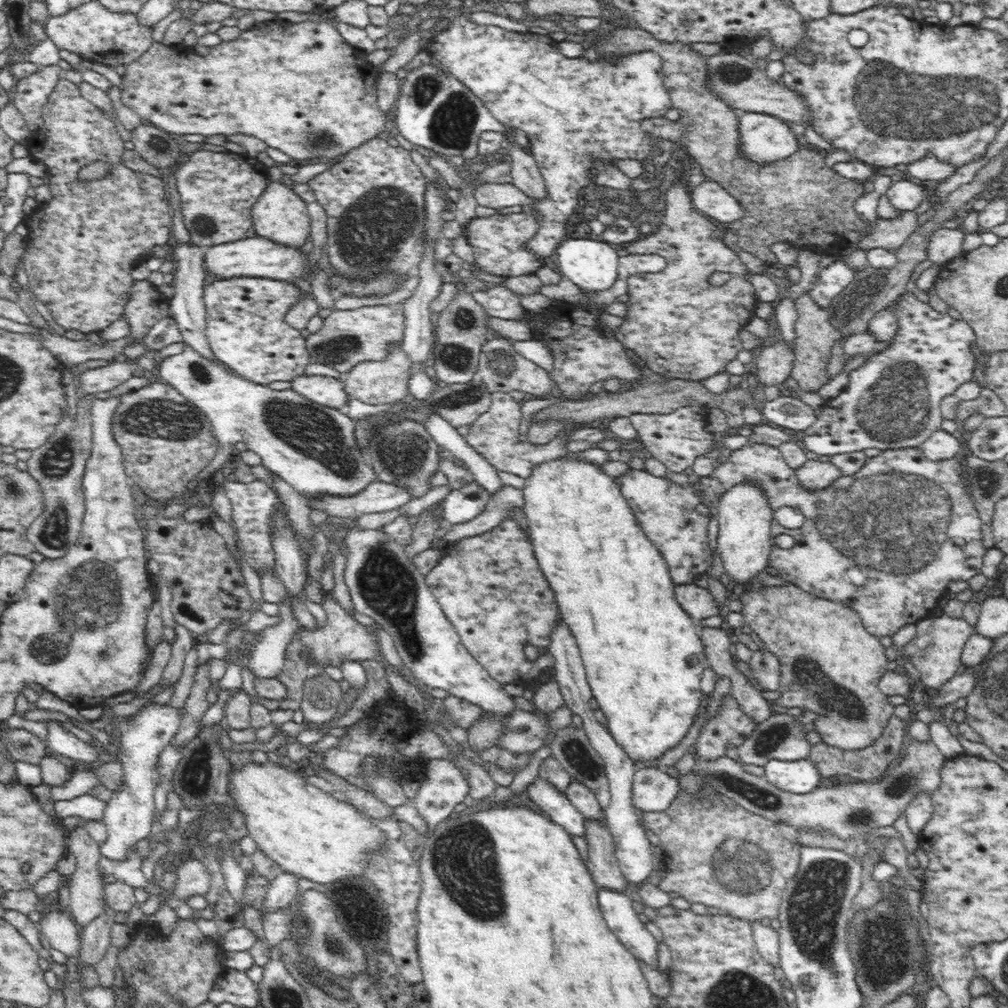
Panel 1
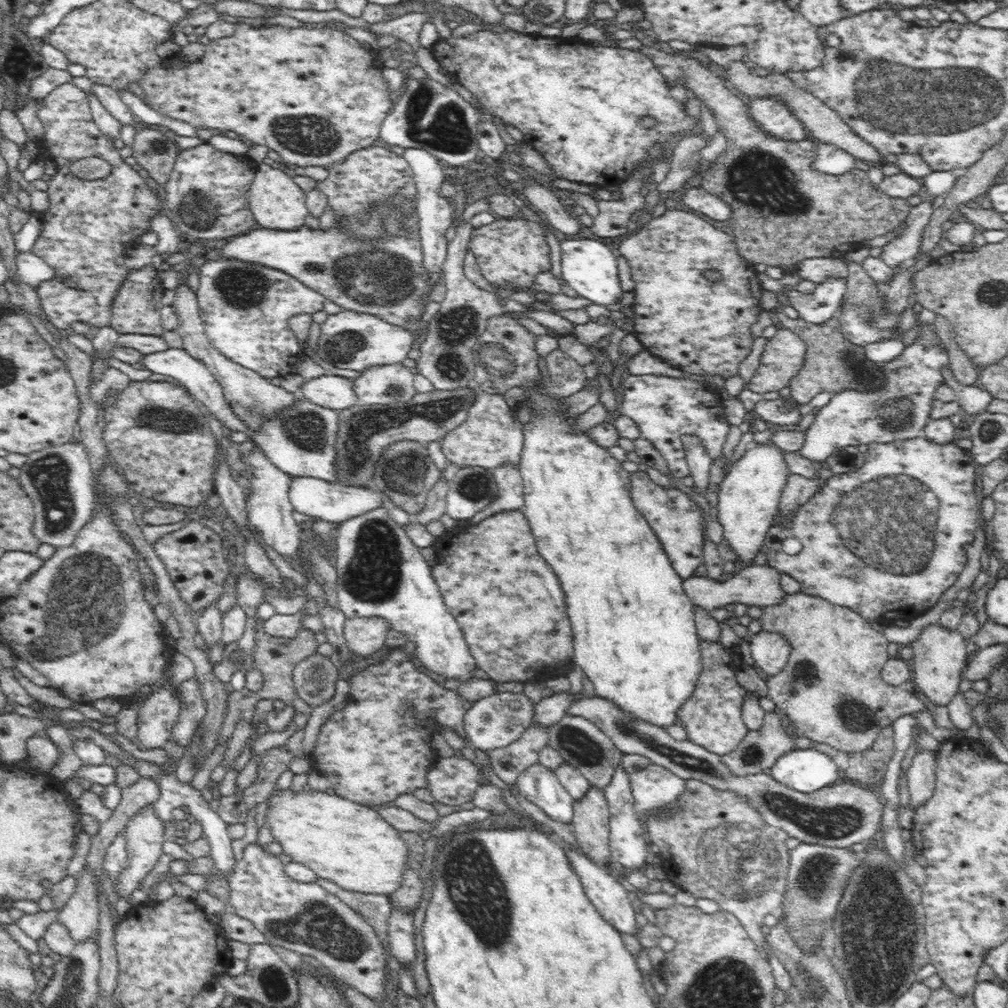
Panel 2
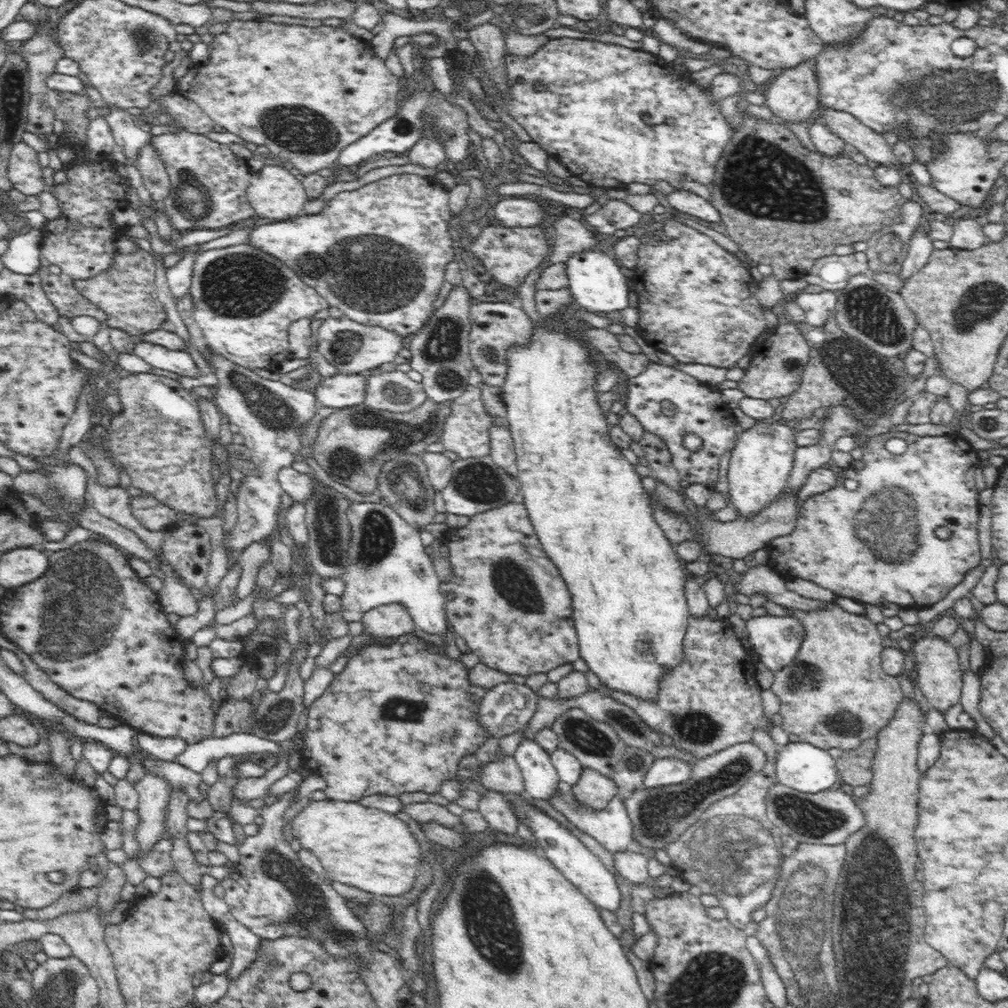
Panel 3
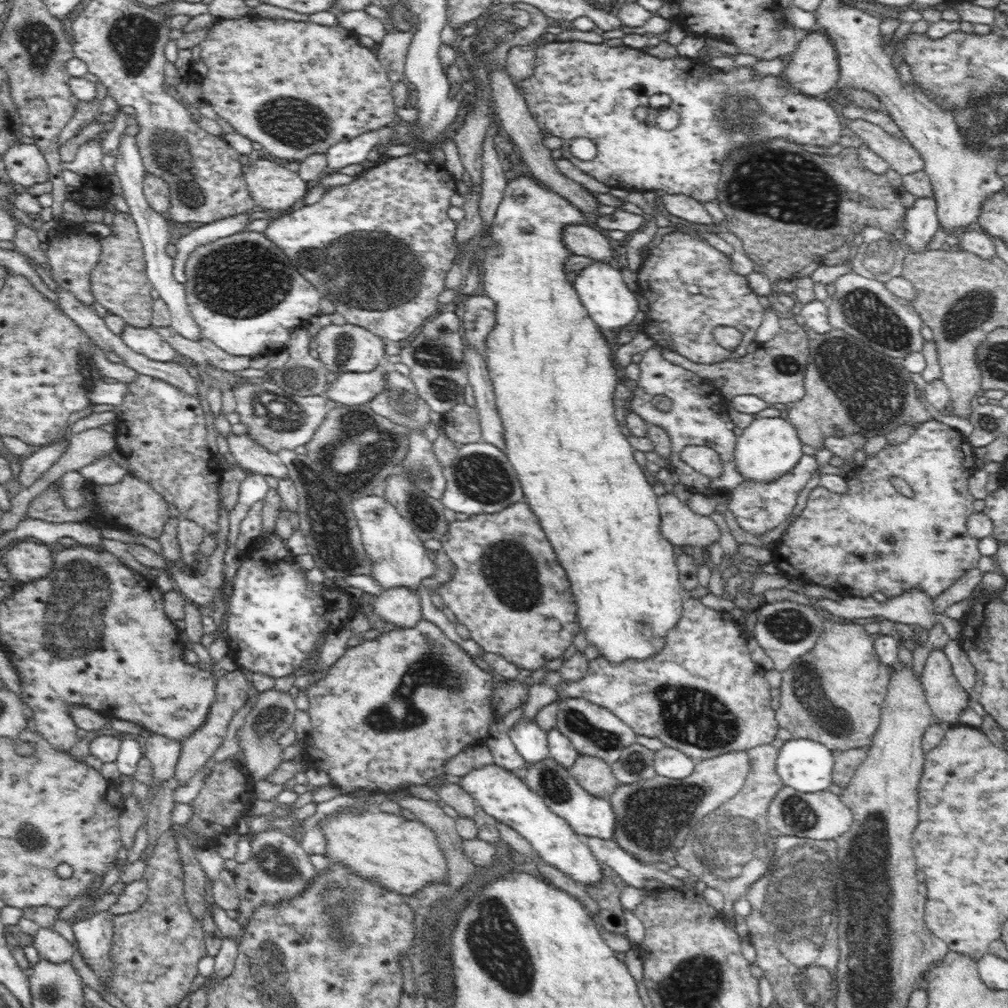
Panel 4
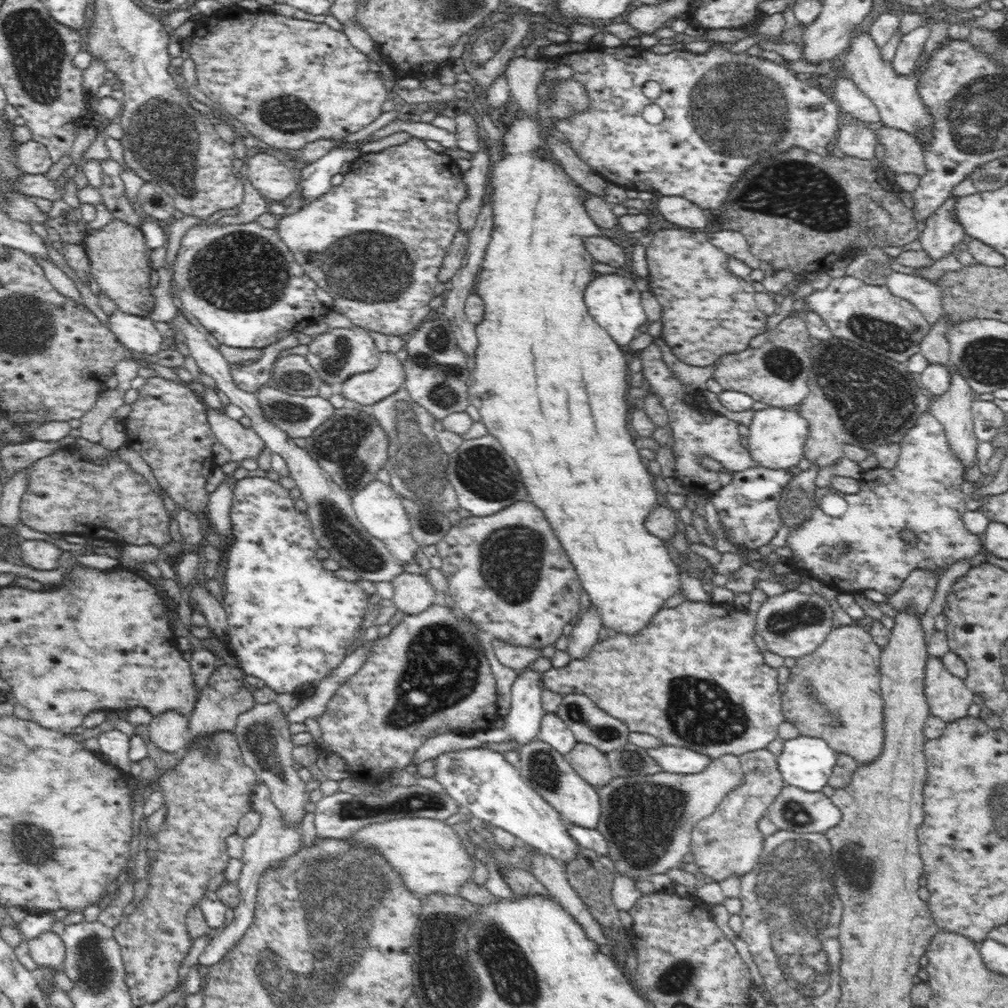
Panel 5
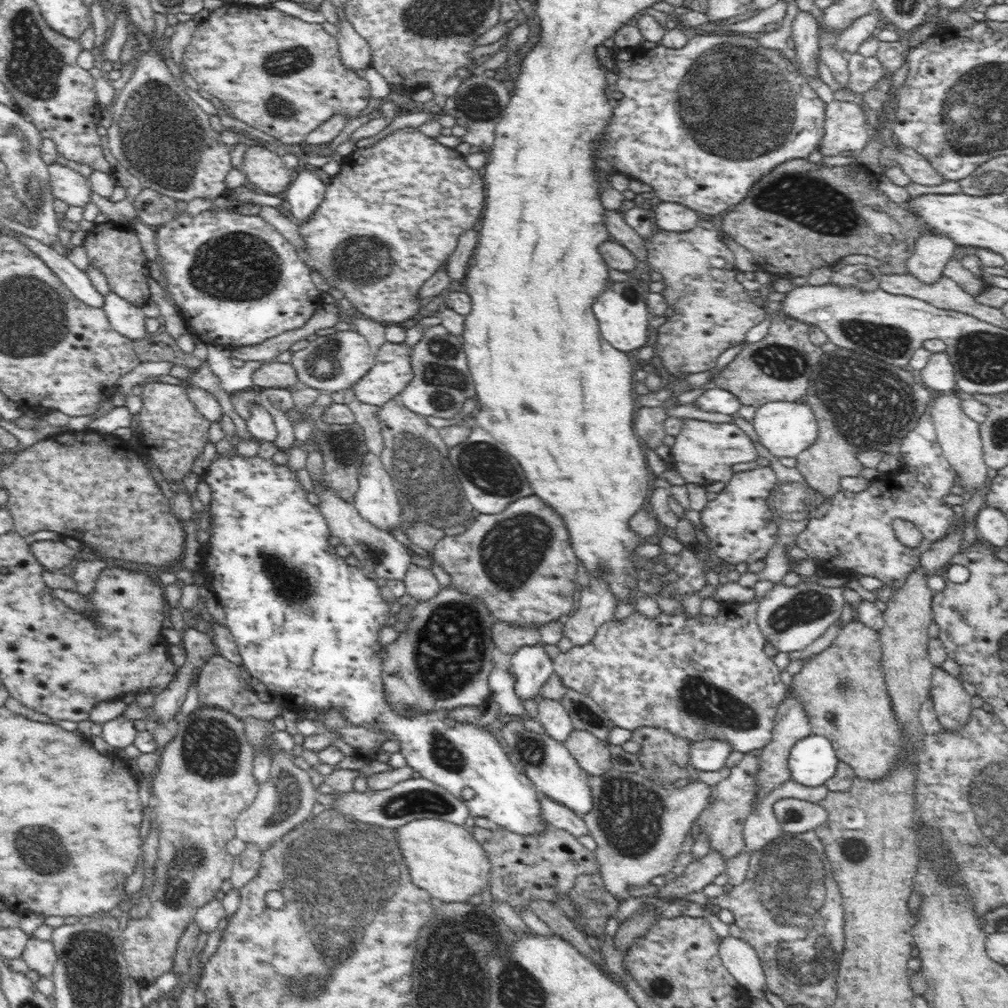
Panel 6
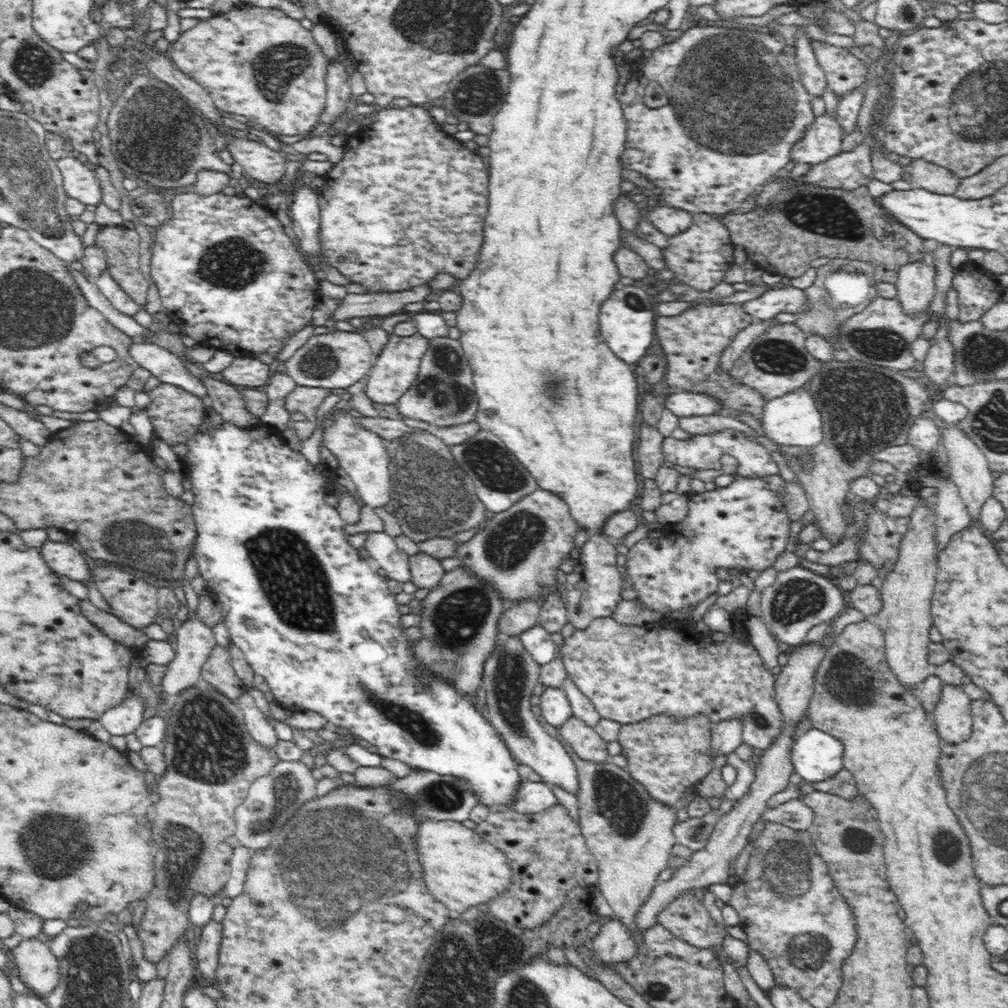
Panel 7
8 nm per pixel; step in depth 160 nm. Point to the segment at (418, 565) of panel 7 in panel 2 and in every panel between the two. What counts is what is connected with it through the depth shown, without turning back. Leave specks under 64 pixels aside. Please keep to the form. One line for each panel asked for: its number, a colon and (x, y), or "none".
2: (365, 636)
3: (389, 620)
4: (400, 606)
5: (413, 593)
6: (420, 583)

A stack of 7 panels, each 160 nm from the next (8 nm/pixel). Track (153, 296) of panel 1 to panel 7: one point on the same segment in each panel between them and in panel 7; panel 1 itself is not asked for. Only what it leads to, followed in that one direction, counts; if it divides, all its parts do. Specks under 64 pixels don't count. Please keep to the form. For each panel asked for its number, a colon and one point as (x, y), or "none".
2: (137, 309)
3: (126, 292)
4: (120, 283)
5: (120, 265)
6: (112, 247)
7: (121, 245)

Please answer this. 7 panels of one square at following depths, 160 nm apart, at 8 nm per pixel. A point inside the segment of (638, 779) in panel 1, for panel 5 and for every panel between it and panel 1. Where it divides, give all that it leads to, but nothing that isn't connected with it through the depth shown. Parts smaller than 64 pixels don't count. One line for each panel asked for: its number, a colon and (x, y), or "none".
2: (654, 787)
3: (664, 771)
4: (669, 762)
5: (673, 759)

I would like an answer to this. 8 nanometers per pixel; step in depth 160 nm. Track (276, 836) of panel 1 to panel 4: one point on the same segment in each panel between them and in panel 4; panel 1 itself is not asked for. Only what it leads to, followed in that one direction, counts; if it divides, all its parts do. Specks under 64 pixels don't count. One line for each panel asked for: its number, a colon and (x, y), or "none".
2: (350, 844)
3: (373, 850)
4: (401, 855)

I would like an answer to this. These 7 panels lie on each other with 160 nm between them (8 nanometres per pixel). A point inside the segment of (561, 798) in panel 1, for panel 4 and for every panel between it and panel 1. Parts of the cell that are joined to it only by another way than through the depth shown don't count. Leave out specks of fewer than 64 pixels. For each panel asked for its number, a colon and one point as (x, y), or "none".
2: (538, 784)
3: (541, 780)
4: (529, 738)

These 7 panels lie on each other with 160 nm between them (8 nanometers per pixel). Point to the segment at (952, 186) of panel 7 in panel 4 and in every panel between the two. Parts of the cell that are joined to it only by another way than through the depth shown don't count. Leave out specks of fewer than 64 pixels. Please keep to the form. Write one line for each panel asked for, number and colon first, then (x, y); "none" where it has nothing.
4: (901, 156)
5: (903, 154)
6: (920, 170)

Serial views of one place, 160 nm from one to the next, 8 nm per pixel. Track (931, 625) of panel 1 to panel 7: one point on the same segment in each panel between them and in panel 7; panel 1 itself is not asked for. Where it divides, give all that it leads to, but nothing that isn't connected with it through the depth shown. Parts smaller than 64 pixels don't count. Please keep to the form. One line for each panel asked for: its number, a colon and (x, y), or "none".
2: (939, 655)
3: (939, 677)
4: (946, 697)
5: (949, 699)
6: (953, 706)
7: (952, 716)

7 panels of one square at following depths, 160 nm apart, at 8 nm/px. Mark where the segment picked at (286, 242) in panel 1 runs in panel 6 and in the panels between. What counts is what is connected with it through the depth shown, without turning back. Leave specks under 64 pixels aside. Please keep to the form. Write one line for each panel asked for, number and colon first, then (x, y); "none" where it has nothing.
2: (277, 203)
3: (273, 192)
4: (273, 187)
5: (268, 175)
6: (265, 170)

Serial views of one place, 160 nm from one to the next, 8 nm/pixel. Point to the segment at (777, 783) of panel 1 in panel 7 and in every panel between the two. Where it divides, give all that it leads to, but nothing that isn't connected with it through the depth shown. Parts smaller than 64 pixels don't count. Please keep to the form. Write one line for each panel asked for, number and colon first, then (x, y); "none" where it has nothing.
2: (805, 770)
3: (801, 766)
4: (806, 765)
5: (806, 762)
6: (812, 761)
7: (816, 755)

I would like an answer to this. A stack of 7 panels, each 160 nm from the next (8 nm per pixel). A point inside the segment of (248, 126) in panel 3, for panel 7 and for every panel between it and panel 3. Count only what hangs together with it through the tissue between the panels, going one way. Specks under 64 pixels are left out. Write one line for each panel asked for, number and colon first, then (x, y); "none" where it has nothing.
4: (298, 88)
5: (290, 82)
6: (285, 77)
7: (257, 64)

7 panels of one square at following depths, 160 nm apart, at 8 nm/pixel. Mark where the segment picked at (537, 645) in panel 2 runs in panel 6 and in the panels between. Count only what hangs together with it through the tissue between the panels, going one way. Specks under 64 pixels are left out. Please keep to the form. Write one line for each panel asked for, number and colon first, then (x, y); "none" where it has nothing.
3: (506, 599)
4: (509, 589)
5: (507, 572)
6: (520, 562)

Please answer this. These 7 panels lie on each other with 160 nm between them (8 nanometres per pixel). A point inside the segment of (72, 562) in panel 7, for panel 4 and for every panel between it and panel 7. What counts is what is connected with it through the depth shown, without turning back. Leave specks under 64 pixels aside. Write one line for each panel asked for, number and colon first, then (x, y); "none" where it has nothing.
4: (27, 562)
5: (41, 555)
6: (52, 555)

